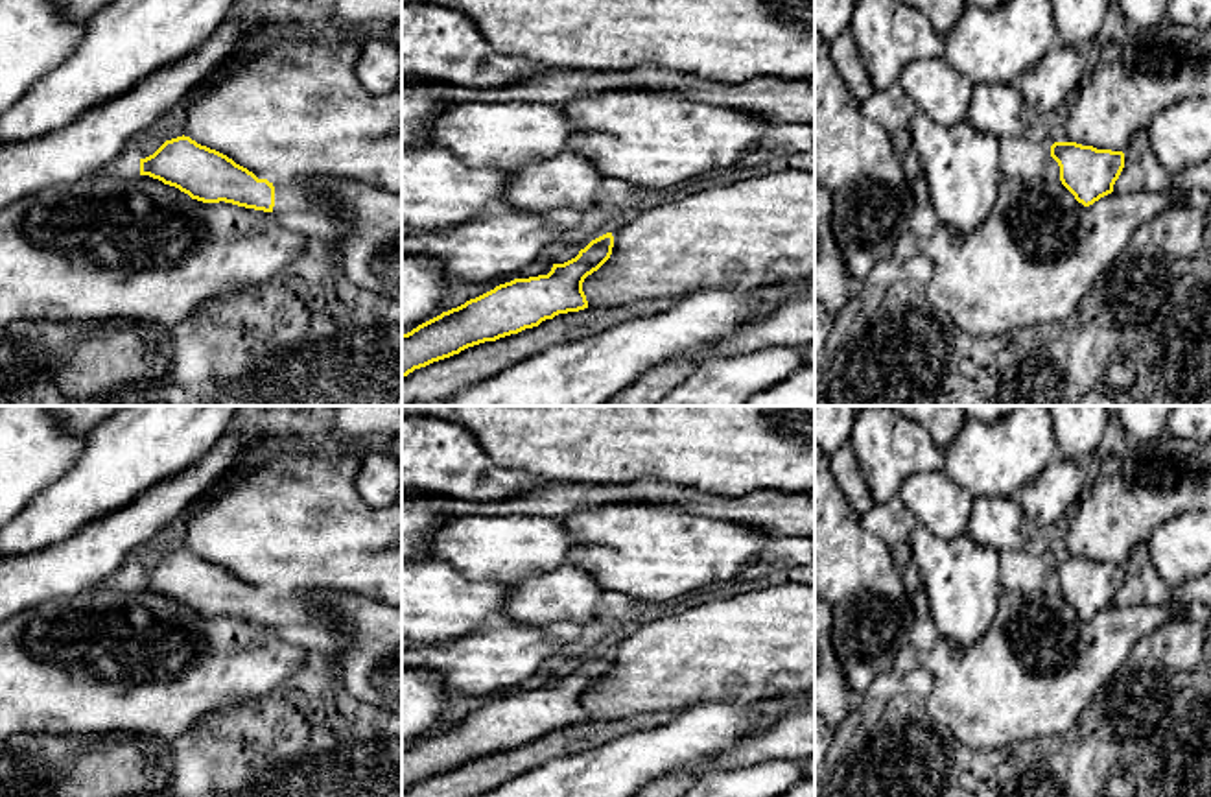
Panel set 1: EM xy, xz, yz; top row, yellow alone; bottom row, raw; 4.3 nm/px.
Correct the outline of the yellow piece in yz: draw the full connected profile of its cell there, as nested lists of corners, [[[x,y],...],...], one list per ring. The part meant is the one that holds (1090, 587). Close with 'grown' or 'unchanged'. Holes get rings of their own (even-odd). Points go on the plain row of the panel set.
[[[1172,434],[1135,441],[1100,461],[1093,487],[1069,515],[1069,526],[1051,559],[1062,598],[1084,620],[1113,605],[1124,581],[1130,552],[1150,539],[1167,520],[1187,511],[1211,511],[1211,441],[1182,439]]] | grown

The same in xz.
[[[785,583],[767,587],[728,600],[700,603],[669,618],[638,624],[617,635],[610,646],[592,653],[575,672],[553,677],[547,688],[500,697],[402,747],[402,791],[468,760],[538,740],[558,727],[680,710],[695,703],[750,705],[767,697],[800,692],[815,692],[815,585]]] | grown

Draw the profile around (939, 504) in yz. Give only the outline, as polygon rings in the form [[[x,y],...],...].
[[[944,469],[907,476],[901,483],[898,498],[912,513],[916,522],[927,528],[938,539],[951,541],[968,529],[973,496],[968,489],[951,482]]]

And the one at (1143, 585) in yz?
[[[1137,544],[1124,563],[1124,581],[1113,598],[1115,607],[1167,605],[1174,587],[1170,587],[1154,568],[1148,544]]]

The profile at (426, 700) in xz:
[[[402,670],[402,747],[441,729],[453,696],[429,670]]]

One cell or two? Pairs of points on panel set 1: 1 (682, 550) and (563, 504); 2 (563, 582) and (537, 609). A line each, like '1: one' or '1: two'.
1: two
2: one

